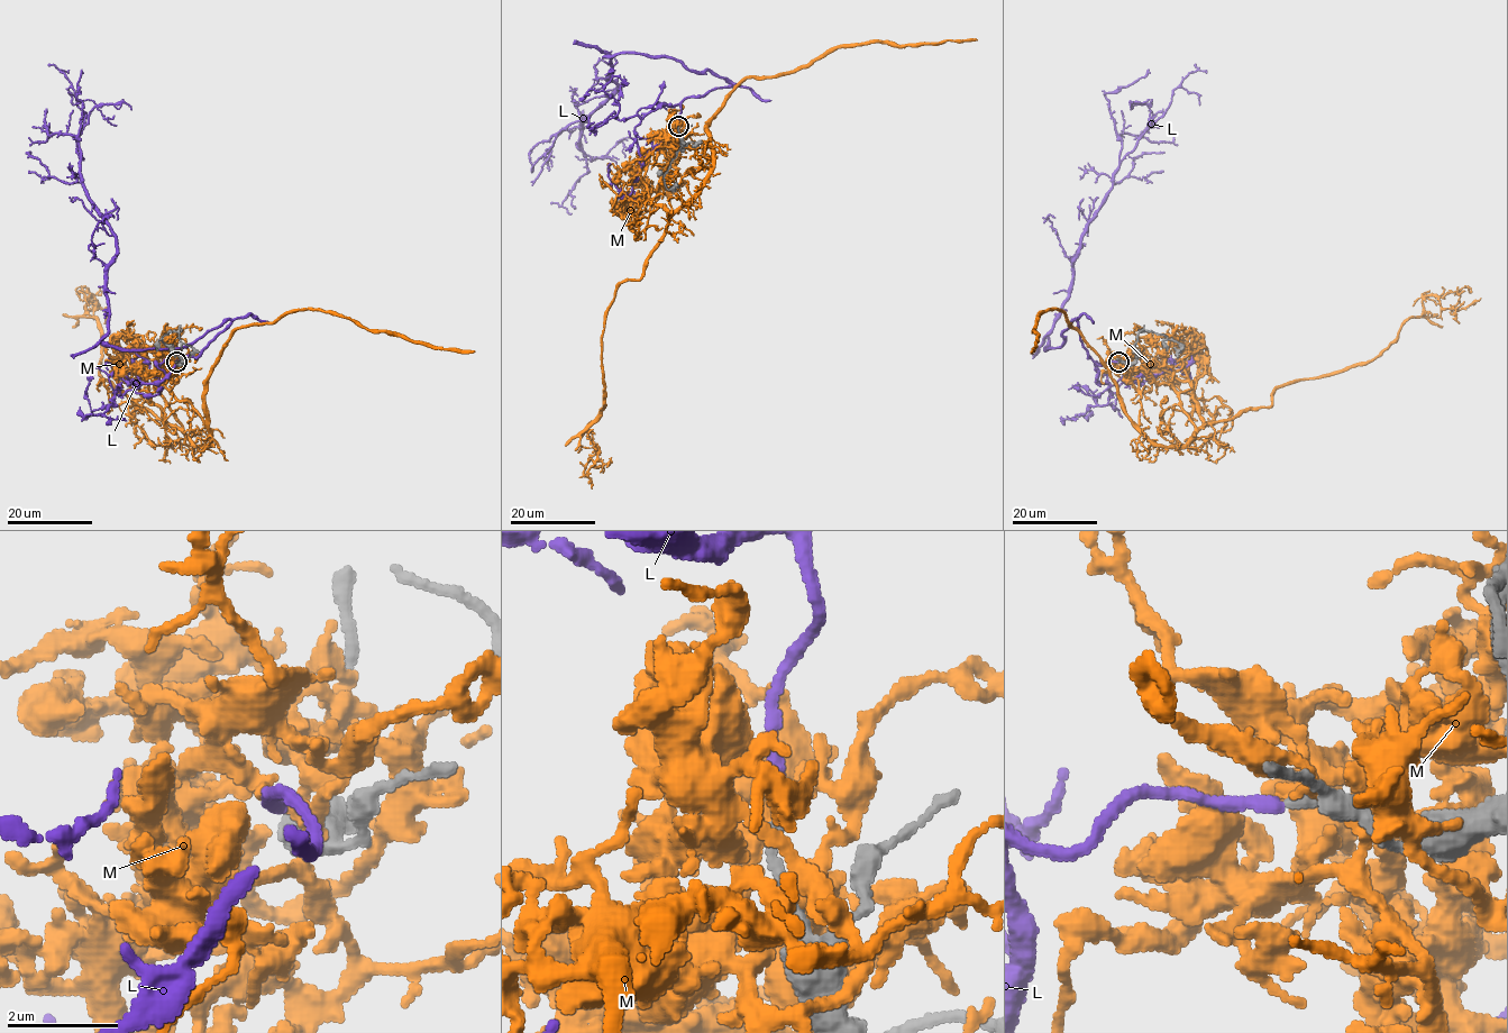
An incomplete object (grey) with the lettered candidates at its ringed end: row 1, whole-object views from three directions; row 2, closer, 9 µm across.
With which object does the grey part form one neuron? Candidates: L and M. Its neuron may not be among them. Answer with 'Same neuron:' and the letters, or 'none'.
Same neuron: L

